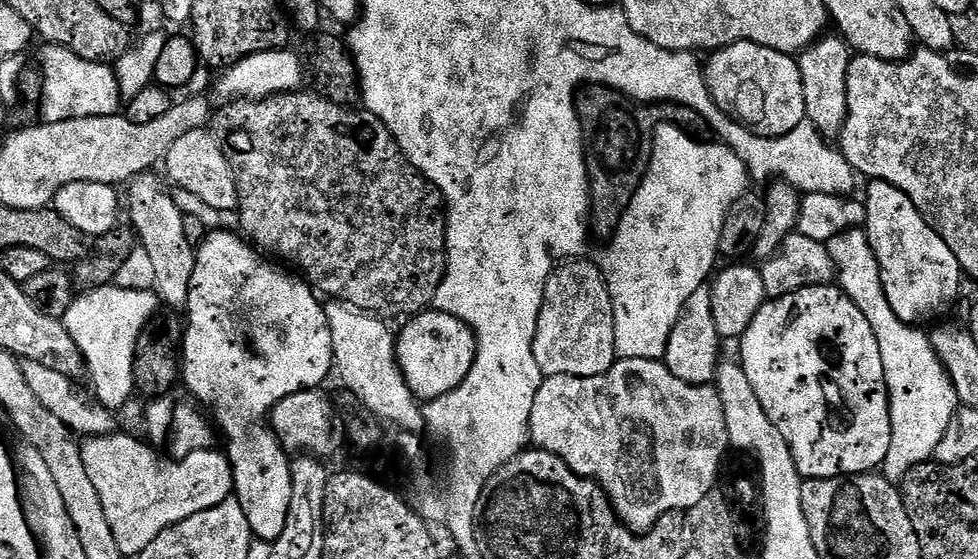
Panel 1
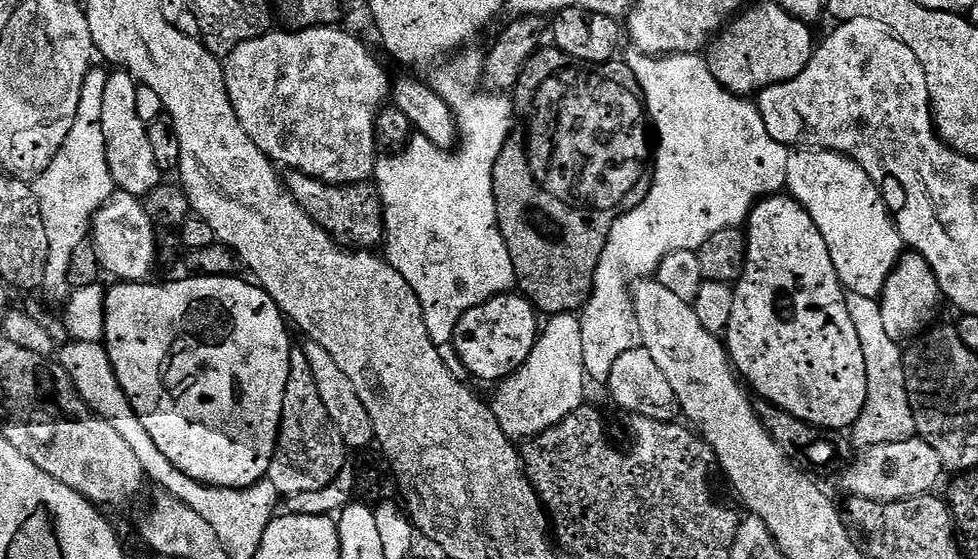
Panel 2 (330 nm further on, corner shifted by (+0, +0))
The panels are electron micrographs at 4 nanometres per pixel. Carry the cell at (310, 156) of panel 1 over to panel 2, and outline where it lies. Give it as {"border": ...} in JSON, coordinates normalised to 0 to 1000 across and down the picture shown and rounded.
{"border":[[[296,306],[292,315],[292,335],[299,347],[299,354],[305,361],[305,369],[309,369],[309,376],[313,376],[313,383],[317,383],[317,390],[331,411],[337,417],[340,426],[349,426],[353,422],[357,429],[355,435],[364,447],[380,447],[385,440],[392,438],[395,429],[393,413],[393,365],[389,358],[389,347],[384,342],[379,327],[370,329],[331,329],[322,315],[314,315],[308,308]]]}

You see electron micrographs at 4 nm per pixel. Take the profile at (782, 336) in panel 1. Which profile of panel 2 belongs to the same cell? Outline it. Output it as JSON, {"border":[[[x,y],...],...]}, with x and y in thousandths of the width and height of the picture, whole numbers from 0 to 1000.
{"border":[[[805,347],[782,351],[781,356],[774,358],[763,395],[763,420],[765,445],[761,488],[751,508],[751,555],[746,560],[746,583],[742,596],[742,621],[748,640],[749,658],[777,716],[785,716],[791,726],[812,741],[812,748],[844,769],[870,767],[871,760],[877,755],[885,726],[885,640],[881,640],[881,612],[877,612],[877,590],[869,569],[865,517],[857,497],[857,483],[853,483],[853,469],[849,469],[849,447],[845,447],[845,426],[840,426],[836,404],[832,404],[832,390],[828,390],[822,370]]]}

